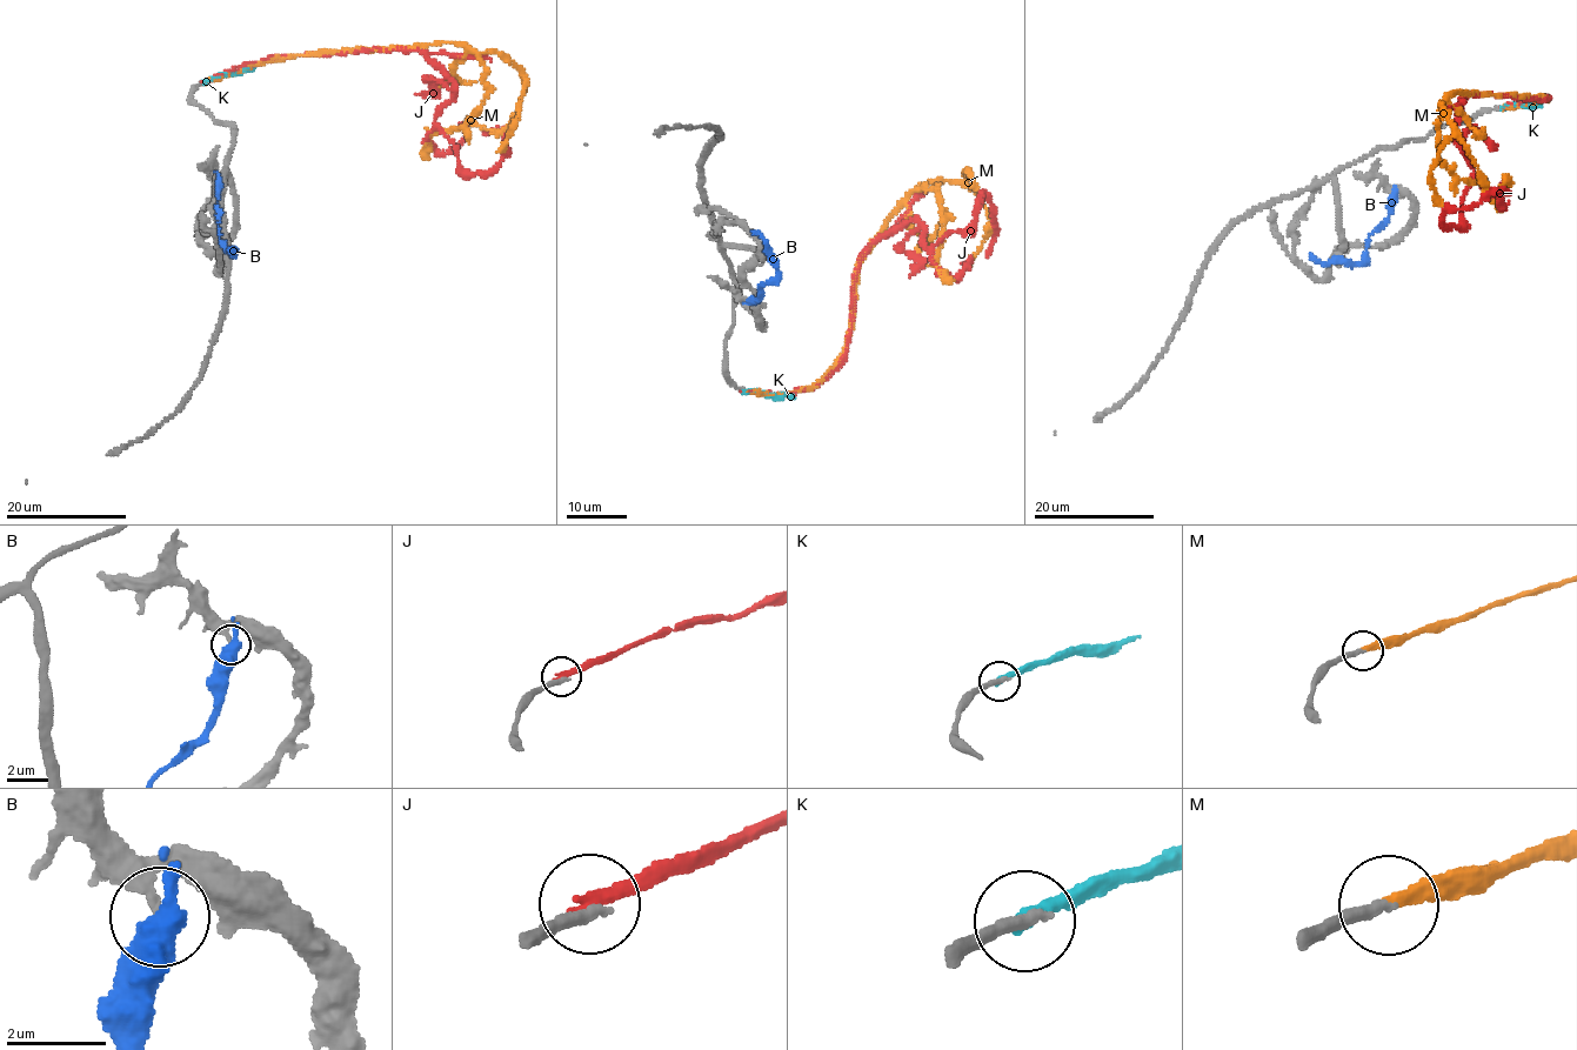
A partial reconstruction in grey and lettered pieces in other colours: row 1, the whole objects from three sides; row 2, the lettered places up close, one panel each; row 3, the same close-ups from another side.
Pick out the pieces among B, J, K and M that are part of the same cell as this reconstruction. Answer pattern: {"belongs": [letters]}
{"belongs": ["M"]}

